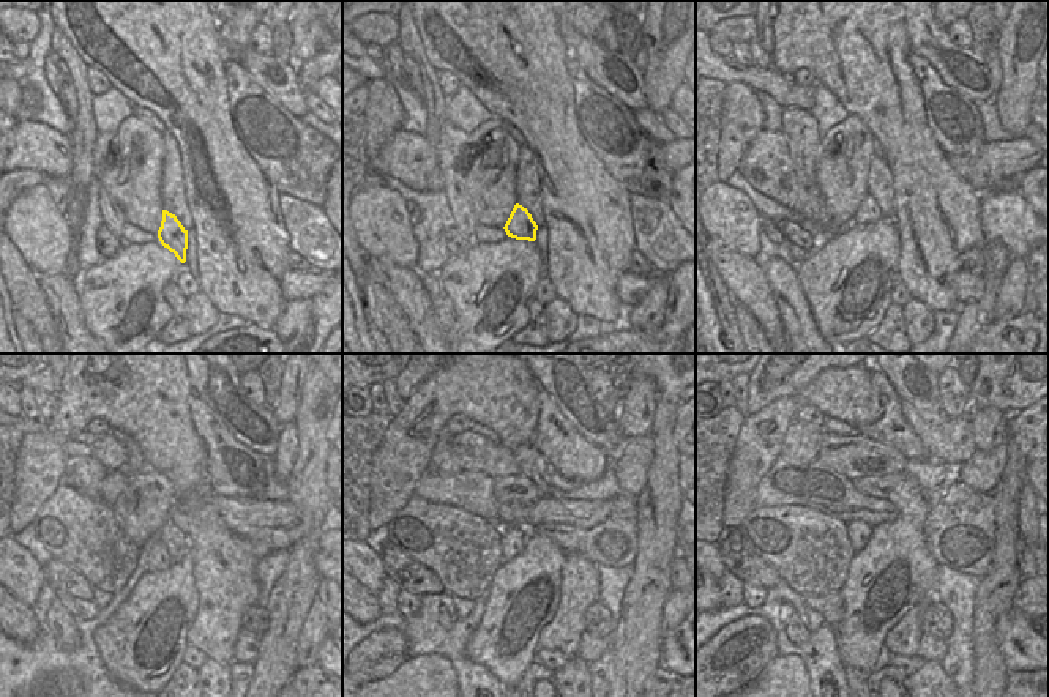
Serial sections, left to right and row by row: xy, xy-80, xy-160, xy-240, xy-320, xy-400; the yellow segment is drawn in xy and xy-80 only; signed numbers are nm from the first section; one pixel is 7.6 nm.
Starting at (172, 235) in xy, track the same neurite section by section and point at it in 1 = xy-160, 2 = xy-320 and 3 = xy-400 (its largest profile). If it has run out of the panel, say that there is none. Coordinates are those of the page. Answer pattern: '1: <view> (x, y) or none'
1: xy-160 (868, 212)
2: xy-320 (513, 541)
3: xy-400 (860, 532)

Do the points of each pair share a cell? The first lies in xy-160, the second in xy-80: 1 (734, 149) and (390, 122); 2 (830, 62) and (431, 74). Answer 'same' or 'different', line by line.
1: same
2: different

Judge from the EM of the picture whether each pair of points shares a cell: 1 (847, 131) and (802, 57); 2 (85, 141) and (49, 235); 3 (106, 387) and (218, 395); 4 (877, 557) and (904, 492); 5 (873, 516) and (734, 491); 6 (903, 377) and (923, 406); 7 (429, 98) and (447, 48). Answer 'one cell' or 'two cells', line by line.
1: two cells
2: two cells
3: two cells
4: one cell
5: two cells
6: one cell
7: two cells

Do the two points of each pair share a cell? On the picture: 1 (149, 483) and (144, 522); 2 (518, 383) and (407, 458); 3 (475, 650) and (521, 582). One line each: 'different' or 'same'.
1: same
2: same
3: same

